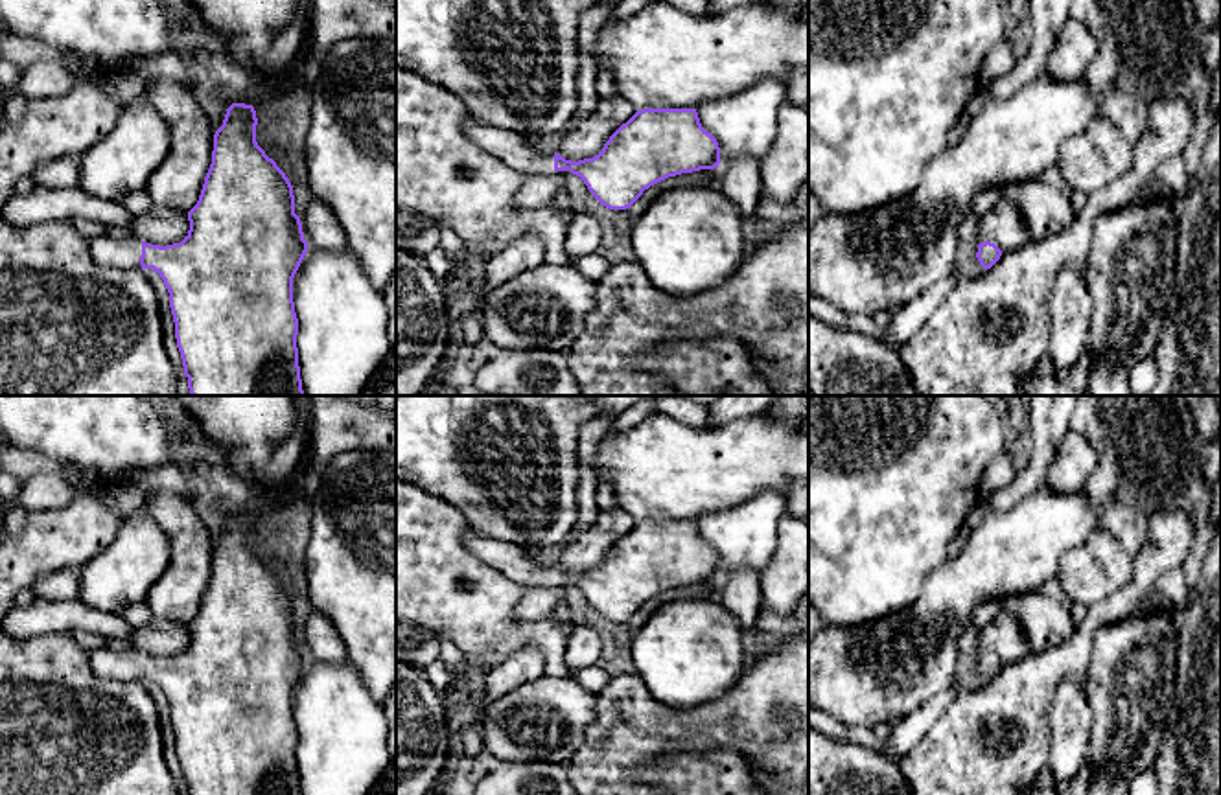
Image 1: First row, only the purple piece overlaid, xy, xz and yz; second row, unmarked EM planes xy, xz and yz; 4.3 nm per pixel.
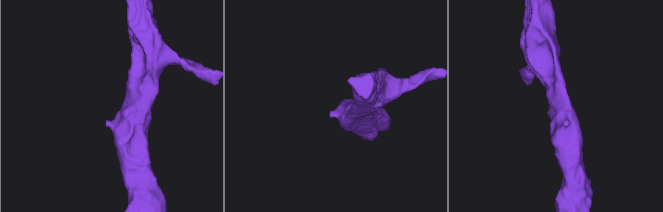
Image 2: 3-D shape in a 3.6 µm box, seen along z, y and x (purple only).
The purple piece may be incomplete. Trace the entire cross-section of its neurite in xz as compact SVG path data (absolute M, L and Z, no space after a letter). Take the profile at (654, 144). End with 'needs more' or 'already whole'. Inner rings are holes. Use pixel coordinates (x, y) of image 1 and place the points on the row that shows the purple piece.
M696 109L637 110L599 155L578 162L541 153L527 138L488 123L468 121L464 132L510 169L527 175L571 171L610 210L630 208L645 190L669 177L720 164L718 142L702 127Z; needs more

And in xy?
M232 103L214 134L212 164L197 204L188 212L190 230L180 243L151 245L107 234L88 239L96 263L120 269L153 269L169 293L175 339L192 396L304 396L298 366L298 318L293 278L308 252L300 217L295 213L293 186L285 173L256 142L256 110Z; needs more

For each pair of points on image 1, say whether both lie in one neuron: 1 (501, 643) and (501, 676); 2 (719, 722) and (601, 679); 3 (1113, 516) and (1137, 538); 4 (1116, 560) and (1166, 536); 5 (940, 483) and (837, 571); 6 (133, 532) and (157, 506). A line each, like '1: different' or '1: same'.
1: different
2: different
3: same
4: different
5: same
6: different

